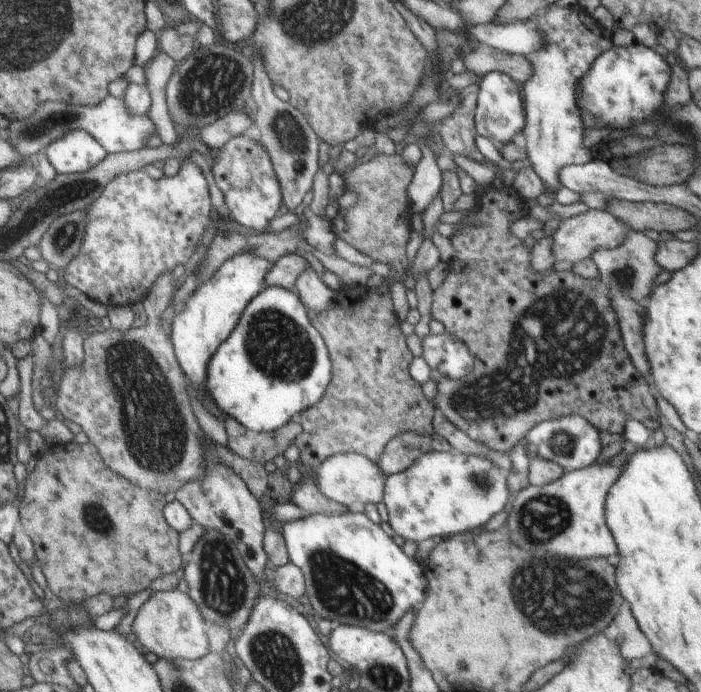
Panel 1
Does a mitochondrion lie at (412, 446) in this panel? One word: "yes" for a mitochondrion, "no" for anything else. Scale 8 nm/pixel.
yes

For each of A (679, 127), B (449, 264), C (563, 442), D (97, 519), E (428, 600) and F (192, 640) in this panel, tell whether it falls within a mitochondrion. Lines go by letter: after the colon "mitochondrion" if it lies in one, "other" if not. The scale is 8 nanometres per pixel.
A: mitochondrion
B: other
C: mitochondrion
D: mitochondrion
E: other
F: mitochondrion

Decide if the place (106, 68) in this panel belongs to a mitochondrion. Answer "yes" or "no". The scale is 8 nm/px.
no

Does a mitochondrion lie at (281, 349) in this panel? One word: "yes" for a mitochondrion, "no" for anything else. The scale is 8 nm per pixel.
yes

